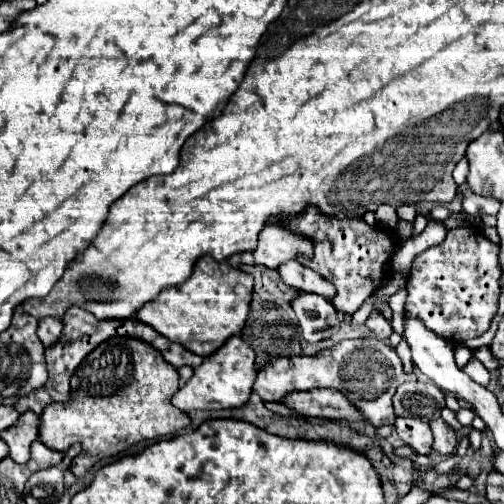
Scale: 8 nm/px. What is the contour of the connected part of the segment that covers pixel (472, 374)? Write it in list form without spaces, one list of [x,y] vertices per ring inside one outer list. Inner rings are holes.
[[[471,358],[471,360],[463,366],[463,372],[465,372],[469,378],[473,378],[477,384],[481,384],[481,386],[485,386],[485,384],[489,382],[489,372],[487,372],[487,368],[485,368],[477,358]]]

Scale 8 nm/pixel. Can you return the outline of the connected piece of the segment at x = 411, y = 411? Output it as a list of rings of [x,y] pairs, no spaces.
[[[419,380],[407,382],[397,388],[393,406],[397,416],[421,418],[429,424],[433,418],[441,418],[441,410],[445,408],[445,394],[435,384],[425,384]]]

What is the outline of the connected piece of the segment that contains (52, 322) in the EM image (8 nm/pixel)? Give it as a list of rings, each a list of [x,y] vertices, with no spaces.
[[[41,318],[37,336],[43,342],[43,346],[53,346],[53,344],[57,344],[61,330],[63,330],[63,324],[57,318]]]

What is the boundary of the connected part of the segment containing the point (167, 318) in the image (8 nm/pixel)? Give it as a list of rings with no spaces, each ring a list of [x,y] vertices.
[[[201,256],[195,262],[193,274],[177,286],[161,290],[153,302],[147,302],[139,312],[137,320],[155,328],[165,338],[179,342],[189,352],[209,356],[229,336],[241,332],[249,314],[249,302],[253,294],[253,276],[233,268],[227,260],[217,262],[211,256]]]

